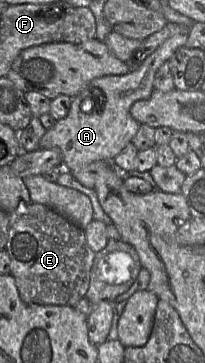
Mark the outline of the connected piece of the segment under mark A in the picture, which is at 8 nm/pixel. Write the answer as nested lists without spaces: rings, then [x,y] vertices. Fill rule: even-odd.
[[[180,33],[166,39],[140,66],[132,68],[125,75],[108,75],[92,80],[75,97],[65,118],[56,121],[40,140],[40,149],[59,149],[63,156],[64,168],[68,171],[80,169],[95,161],[112,160],[130,143],[141,124],[130,114],[131,106],[138,100],[148,99],[154,88],[154,77],[162,64],[182,46],[185,46],[187,34]],[[102,96],[102,102],[100,99]],[[92,97],[98,101],[99,109],[92,114],[84,113],[82,102]]]

